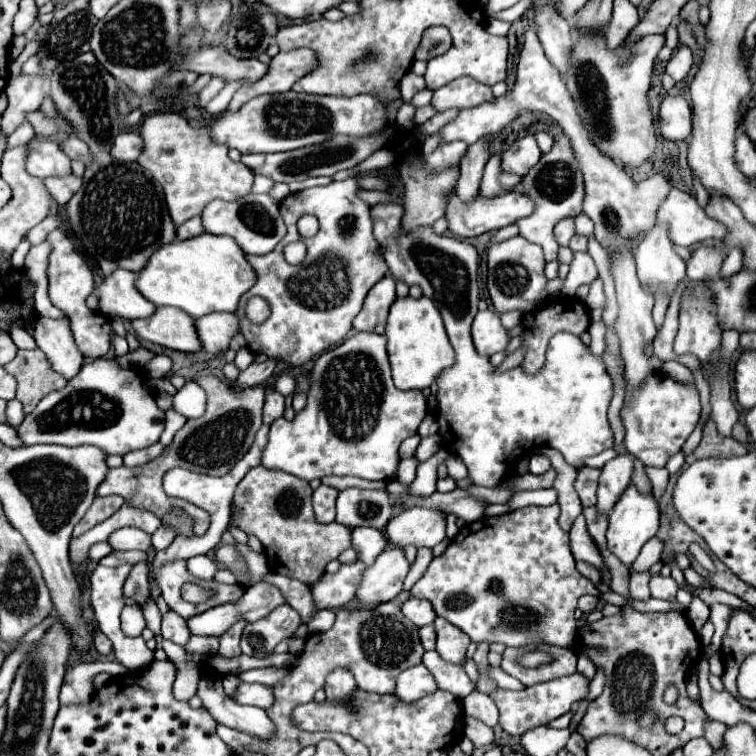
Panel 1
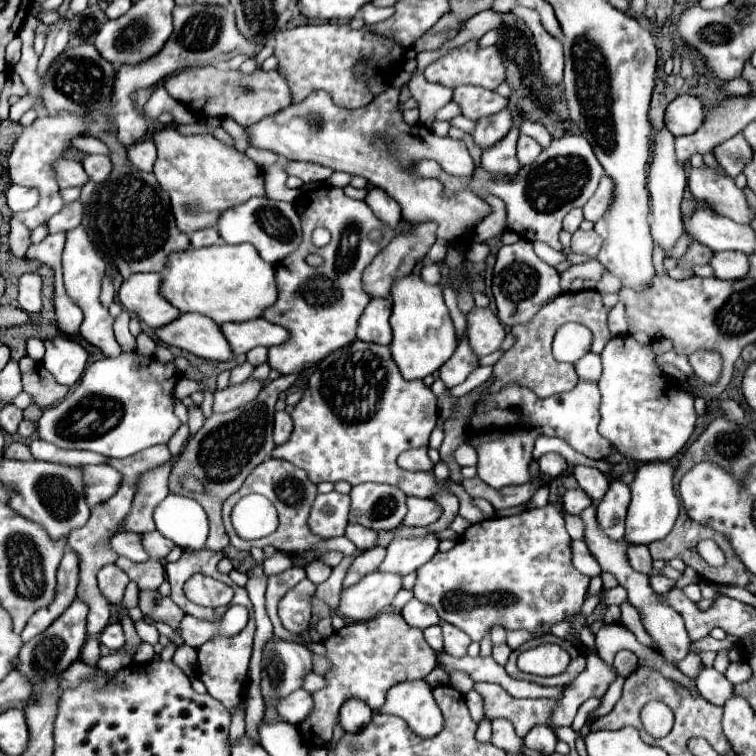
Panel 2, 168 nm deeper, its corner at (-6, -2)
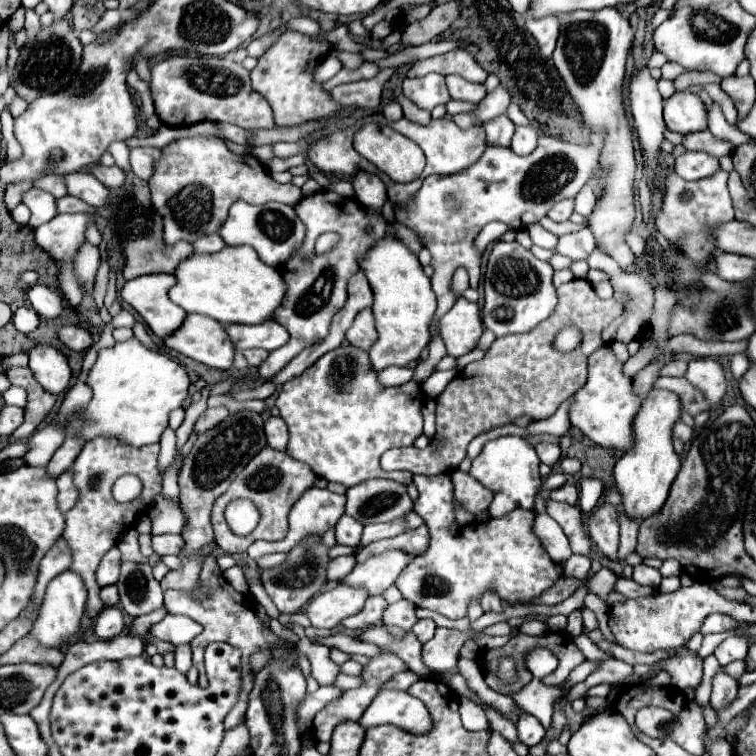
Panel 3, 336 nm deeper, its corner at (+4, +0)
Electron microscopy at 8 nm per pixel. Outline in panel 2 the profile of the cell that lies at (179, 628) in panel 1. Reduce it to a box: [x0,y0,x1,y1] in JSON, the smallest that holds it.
[139,592,185,634]

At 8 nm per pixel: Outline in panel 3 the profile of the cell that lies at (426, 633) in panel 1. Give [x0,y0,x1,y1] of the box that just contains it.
[411,618,435,642]

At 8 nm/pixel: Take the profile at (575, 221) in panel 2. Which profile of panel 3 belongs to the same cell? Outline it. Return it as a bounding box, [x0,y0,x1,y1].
[547,198,573,222]

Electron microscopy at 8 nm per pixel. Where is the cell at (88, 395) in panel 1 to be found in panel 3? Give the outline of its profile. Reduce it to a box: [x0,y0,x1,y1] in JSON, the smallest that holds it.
[67,336,191,446]

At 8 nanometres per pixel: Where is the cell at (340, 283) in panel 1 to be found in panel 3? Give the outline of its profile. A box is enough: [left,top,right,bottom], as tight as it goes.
[259,190,387,380]

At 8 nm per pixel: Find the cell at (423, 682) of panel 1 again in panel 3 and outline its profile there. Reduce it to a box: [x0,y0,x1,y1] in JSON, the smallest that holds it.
[359,690,431,734]

